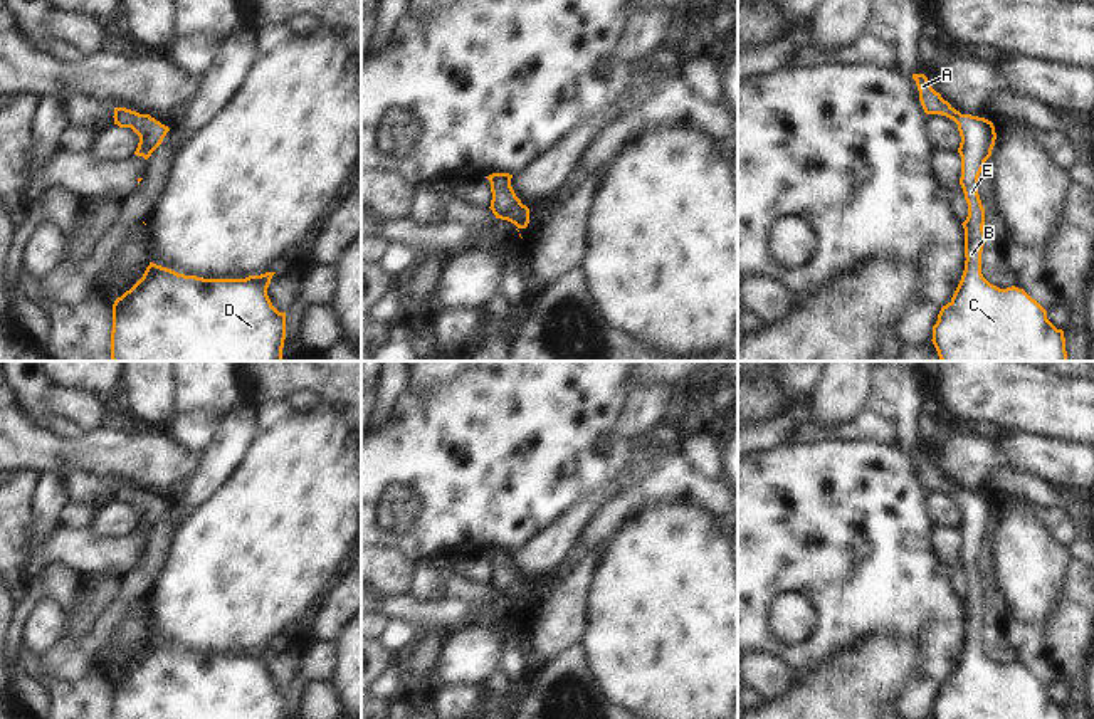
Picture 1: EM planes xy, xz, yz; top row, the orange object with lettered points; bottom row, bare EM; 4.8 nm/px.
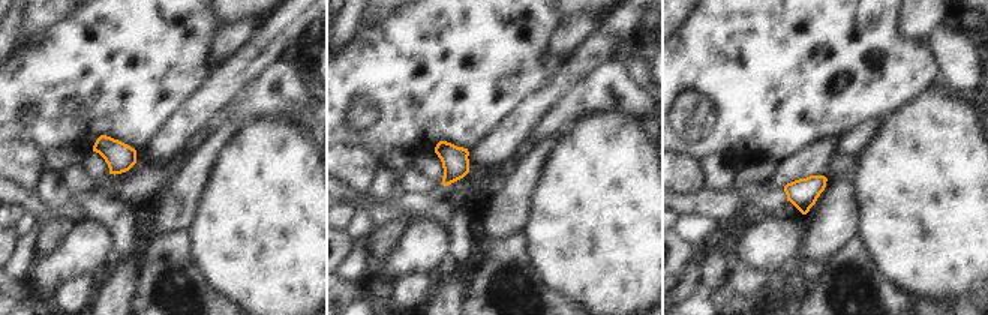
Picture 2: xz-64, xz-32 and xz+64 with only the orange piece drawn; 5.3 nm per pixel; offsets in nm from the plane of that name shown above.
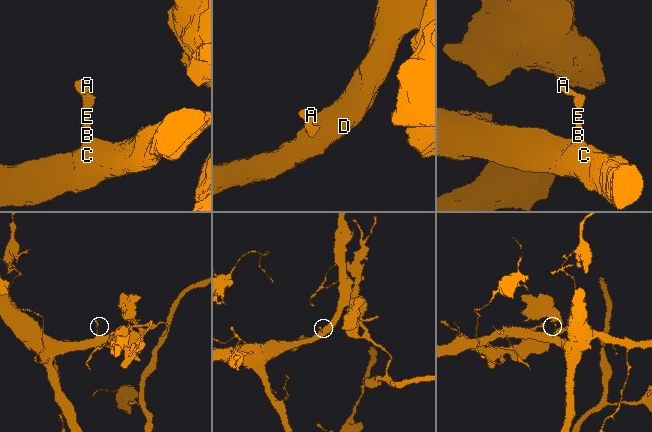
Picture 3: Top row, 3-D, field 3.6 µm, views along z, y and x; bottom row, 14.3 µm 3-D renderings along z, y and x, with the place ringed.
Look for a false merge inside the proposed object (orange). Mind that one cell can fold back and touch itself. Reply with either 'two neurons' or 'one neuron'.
one neuron

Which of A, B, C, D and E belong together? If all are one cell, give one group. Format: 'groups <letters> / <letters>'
groups A B C D E

